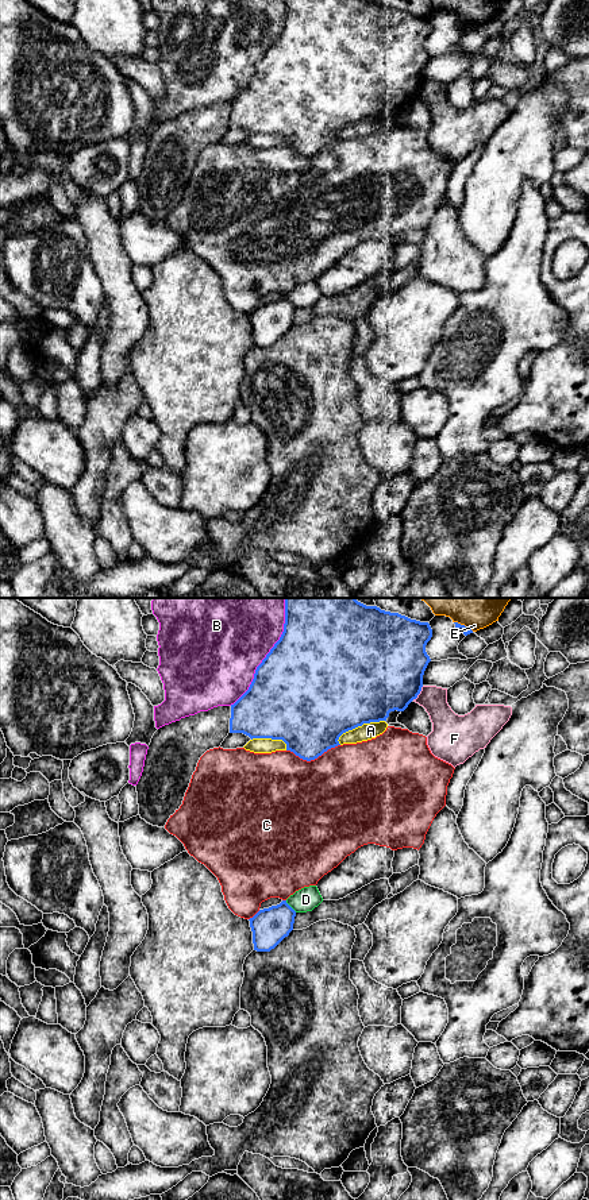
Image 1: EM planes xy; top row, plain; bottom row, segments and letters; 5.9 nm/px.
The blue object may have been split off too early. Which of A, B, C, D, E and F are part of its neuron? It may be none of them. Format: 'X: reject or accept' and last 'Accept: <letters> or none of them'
A: reject
B: reject
C: reject
D: reject
E: reject
F: reject
Accept: none of them

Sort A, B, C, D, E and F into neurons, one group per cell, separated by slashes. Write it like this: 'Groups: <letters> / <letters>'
Groups: A / B / C / D / E / F

